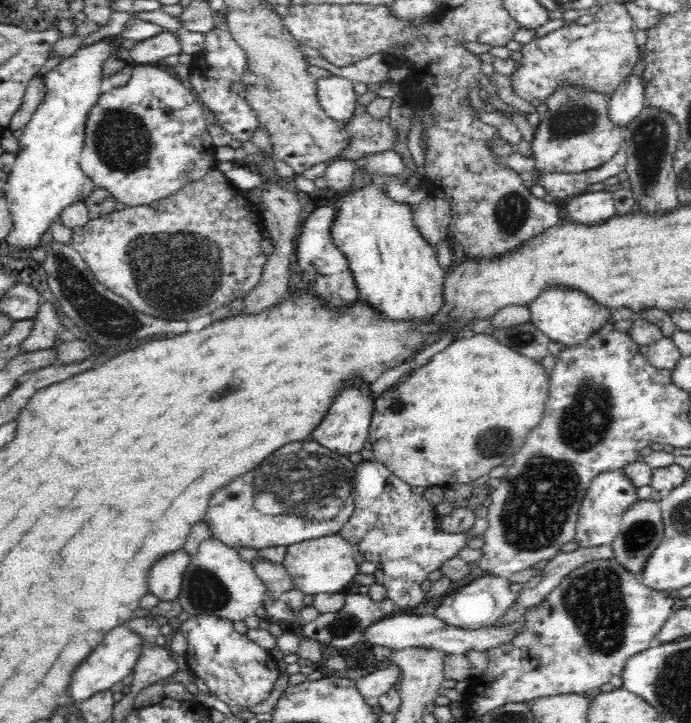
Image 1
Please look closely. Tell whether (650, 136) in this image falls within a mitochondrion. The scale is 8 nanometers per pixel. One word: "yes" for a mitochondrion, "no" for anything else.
yes

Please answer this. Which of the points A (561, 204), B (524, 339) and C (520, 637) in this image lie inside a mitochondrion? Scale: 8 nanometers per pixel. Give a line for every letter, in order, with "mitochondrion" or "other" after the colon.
A: other
B: mitochondrion
C: other

